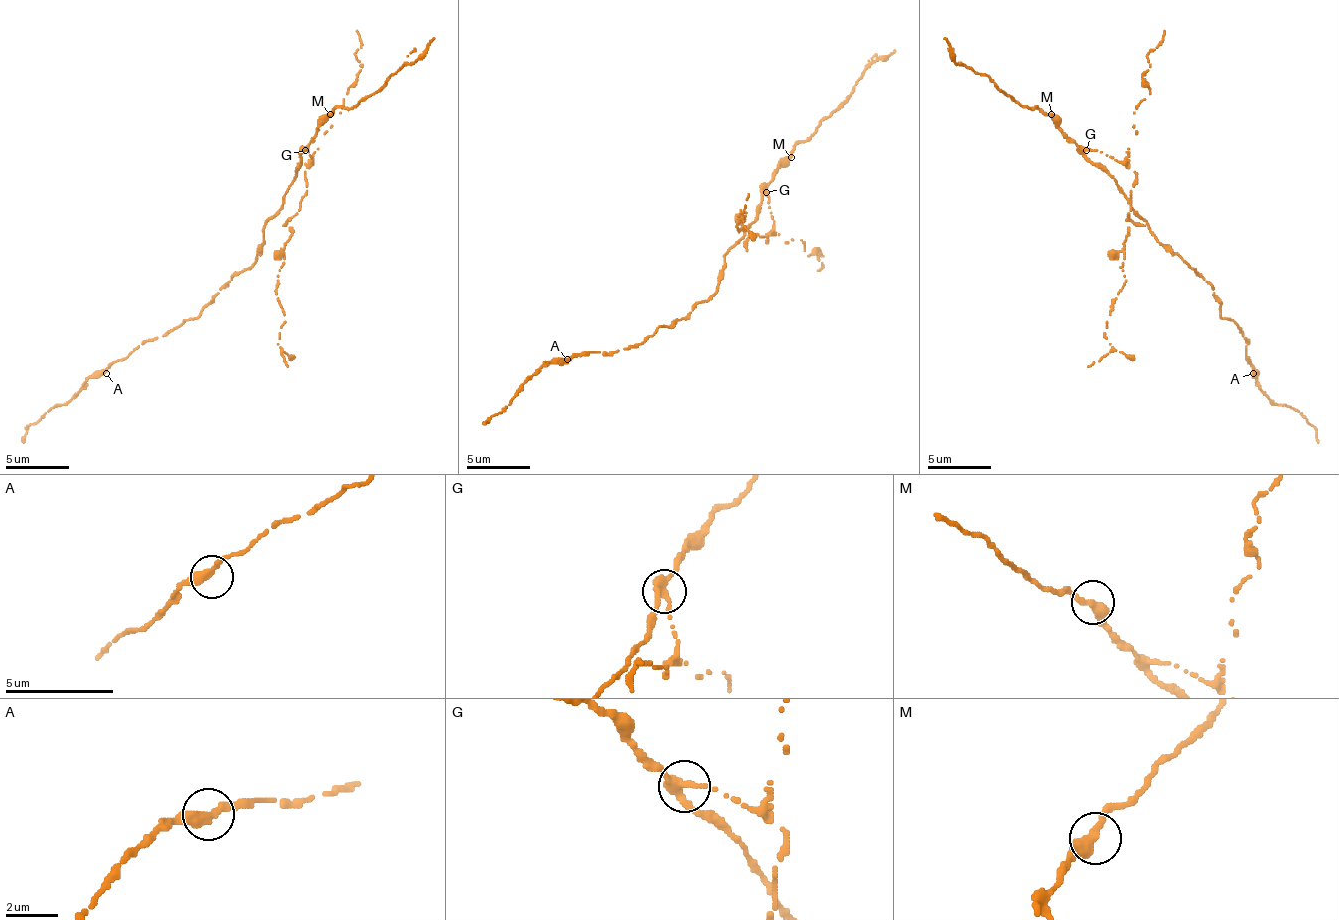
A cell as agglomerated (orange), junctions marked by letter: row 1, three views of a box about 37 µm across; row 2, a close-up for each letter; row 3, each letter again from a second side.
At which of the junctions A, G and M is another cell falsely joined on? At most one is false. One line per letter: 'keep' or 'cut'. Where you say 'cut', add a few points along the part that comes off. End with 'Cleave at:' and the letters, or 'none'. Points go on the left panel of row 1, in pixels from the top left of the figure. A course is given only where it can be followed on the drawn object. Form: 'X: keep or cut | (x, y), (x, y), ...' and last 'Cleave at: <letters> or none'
A: keep
G: cut | (304, 149), (314, 162), (288, 223), (291, 236), (275, 290), (285, 322), (278, 348), (288, 367)
M: keep
Cleave at: G

